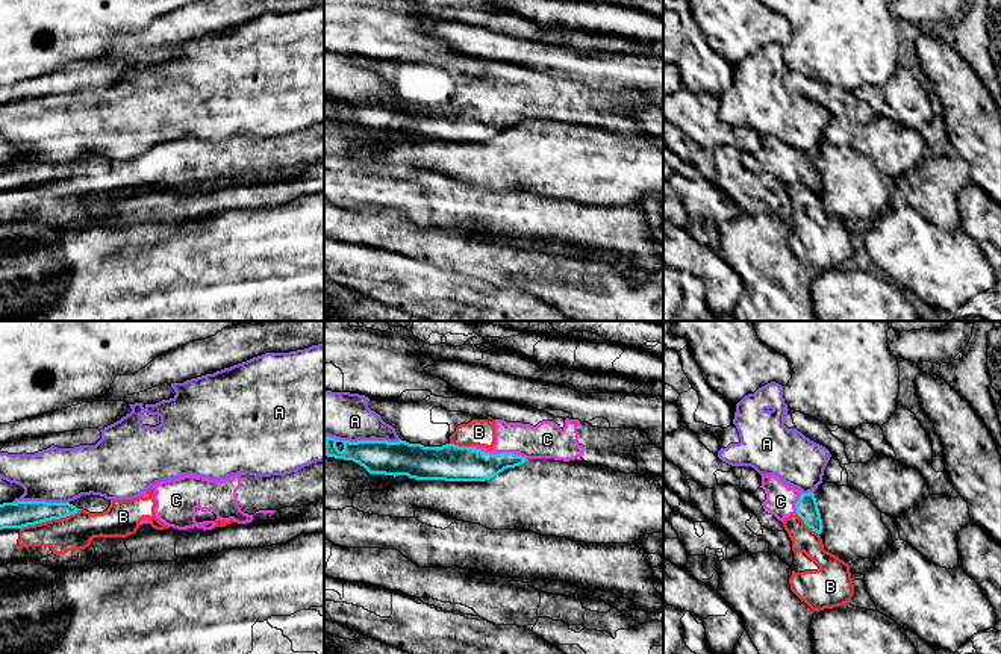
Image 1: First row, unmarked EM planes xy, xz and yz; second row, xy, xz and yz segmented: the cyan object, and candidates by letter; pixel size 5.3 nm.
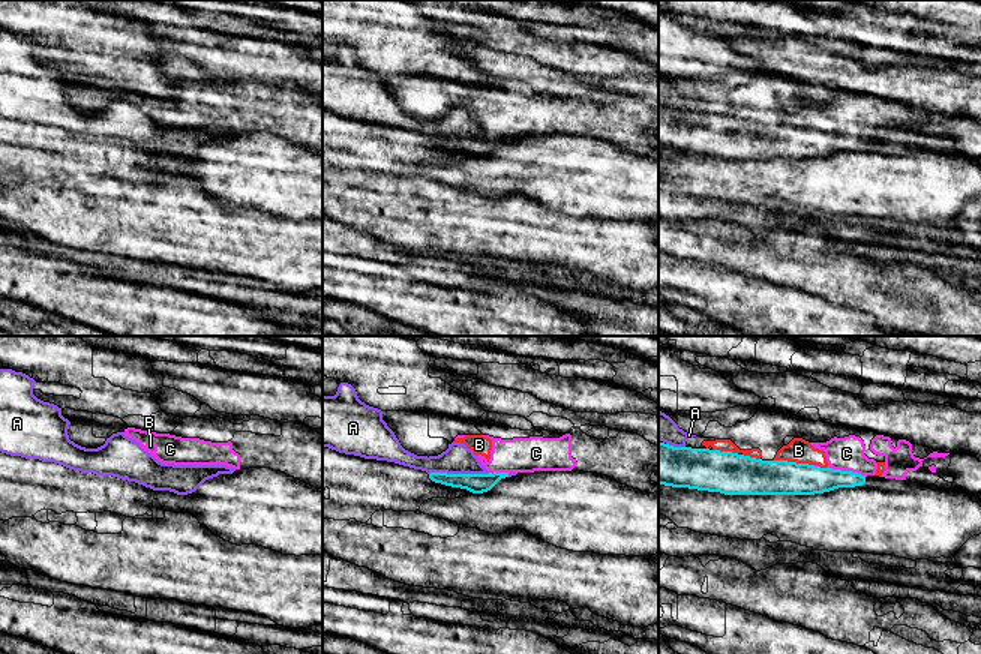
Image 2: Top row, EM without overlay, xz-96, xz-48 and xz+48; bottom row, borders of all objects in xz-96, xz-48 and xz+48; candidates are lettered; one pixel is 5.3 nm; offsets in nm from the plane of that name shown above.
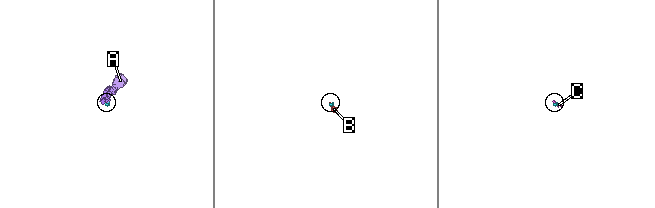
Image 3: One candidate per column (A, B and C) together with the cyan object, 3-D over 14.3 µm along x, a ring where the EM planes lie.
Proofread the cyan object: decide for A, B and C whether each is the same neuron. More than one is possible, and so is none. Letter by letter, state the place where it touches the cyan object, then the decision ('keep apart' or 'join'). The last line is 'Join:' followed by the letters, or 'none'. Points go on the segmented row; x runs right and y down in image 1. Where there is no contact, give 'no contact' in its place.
A: contact xz (362, 441); keep apart
B: contact xy (50, 520); keep apart
C: contact xz (500, 453); join
Join: C

